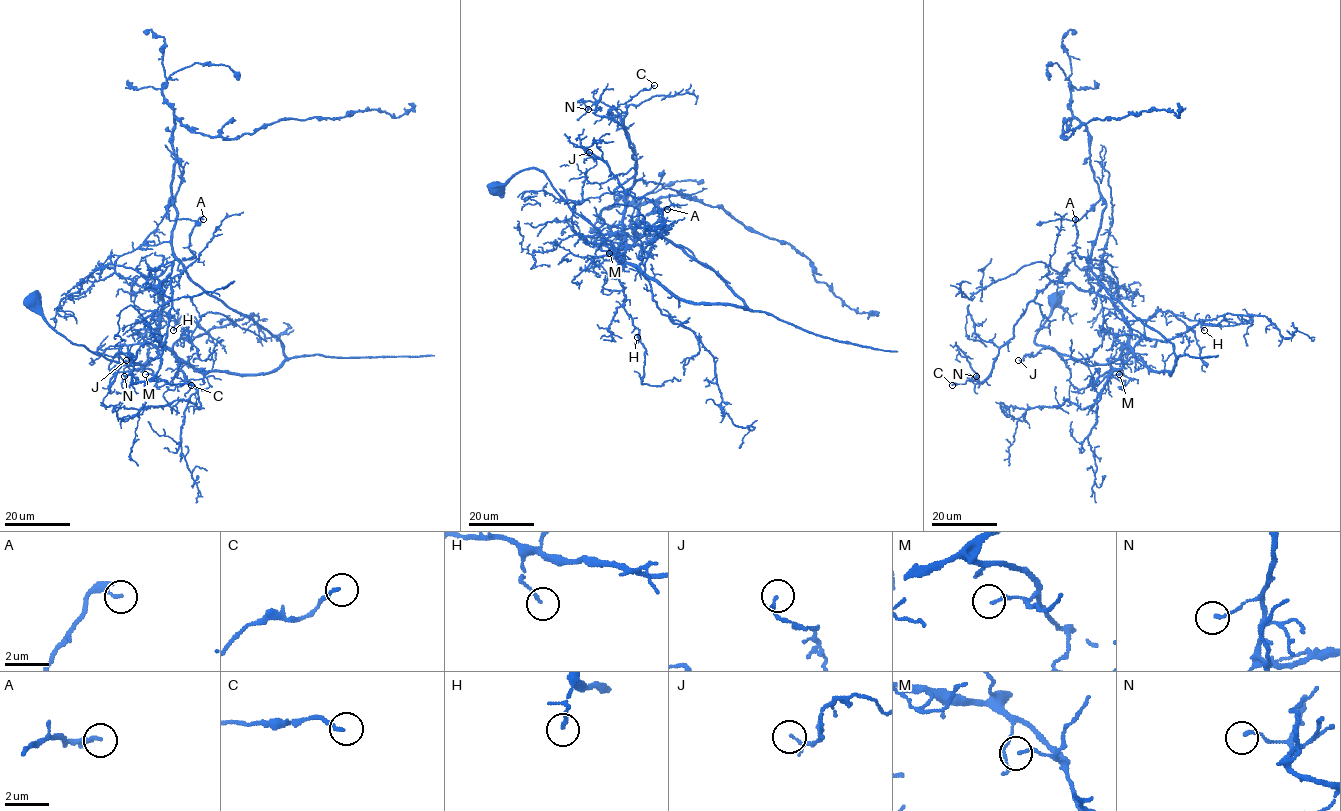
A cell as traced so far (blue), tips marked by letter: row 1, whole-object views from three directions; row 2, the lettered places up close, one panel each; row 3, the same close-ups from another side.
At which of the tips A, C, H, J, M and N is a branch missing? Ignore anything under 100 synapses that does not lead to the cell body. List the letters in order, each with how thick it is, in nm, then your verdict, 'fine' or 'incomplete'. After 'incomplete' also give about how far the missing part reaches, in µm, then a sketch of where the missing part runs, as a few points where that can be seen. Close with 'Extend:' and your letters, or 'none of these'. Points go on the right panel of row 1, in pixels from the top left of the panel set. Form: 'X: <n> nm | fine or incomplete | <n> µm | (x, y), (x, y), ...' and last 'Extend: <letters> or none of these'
A: 200 nm | fine
C: 140 nm | fine
H: 130 nm | fine
J: 120 nm | fine
M: 110 nm | fine
N: 120 nm | fine
Extend: none of these

